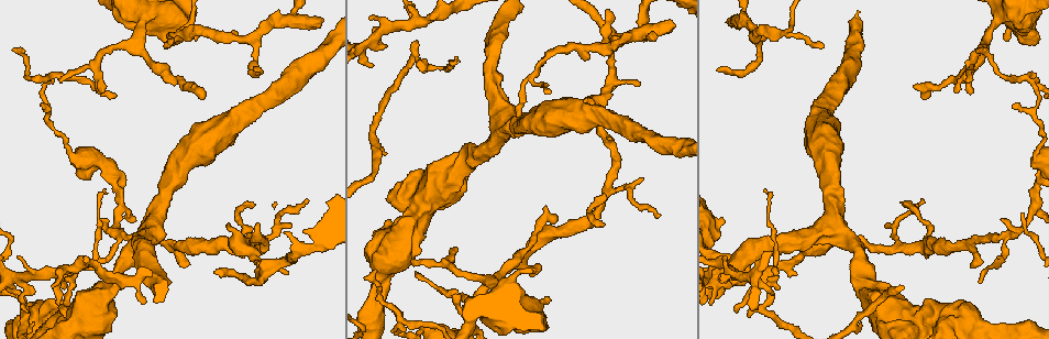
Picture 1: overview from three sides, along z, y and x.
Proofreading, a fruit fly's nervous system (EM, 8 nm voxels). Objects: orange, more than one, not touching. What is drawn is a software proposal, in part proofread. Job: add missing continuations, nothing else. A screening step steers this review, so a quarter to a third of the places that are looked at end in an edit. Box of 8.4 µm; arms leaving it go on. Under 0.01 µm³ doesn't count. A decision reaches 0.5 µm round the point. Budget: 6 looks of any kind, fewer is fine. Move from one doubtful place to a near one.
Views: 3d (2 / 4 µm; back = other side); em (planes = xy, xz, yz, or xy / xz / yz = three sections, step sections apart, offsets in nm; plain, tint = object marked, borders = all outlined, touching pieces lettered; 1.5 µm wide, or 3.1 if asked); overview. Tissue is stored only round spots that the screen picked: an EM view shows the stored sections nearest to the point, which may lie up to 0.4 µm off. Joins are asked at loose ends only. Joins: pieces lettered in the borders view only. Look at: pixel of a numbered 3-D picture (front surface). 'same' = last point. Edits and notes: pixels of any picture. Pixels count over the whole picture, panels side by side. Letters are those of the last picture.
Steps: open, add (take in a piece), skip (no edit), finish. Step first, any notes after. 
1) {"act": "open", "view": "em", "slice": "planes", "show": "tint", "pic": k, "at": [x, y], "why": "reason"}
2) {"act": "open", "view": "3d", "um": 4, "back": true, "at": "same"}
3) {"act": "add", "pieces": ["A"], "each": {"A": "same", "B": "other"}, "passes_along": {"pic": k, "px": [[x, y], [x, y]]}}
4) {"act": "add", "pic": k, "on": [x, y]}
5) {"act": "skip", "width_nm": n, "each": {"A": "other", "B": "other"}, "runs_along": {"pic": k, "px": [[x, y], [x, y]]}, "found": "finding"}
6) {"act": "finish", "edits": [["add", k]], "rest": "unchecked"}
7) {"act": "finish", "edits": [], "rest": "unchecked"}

{"act": "open", "view": "em", "slice": "yz", "step": 8, "show": "tint", "pic": 1, "at": [100, 219], "why": "an open end"}

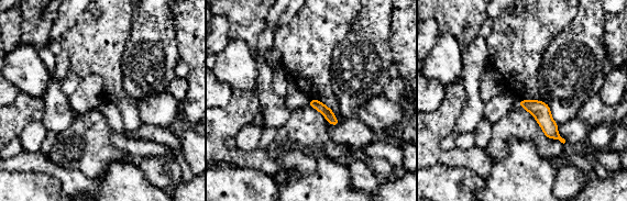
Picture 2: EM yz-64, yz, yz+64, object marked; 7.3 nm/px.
{"act": "open", "view": "em", "slice": "planes", "show": "borders", "at": "same"}

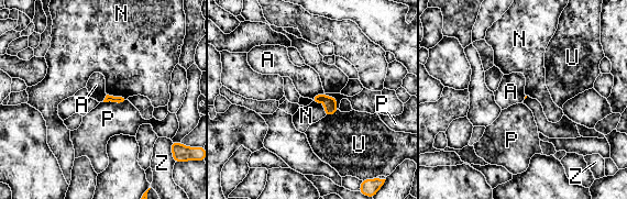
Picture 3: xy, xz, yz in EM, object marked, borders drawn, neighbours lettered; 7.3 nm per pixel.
{"act": "skip", "longest_contact_nm": ["P", 180], "each": {"A": "other", "N": "other", "P": "other", "U": "other", "Z": "other"}, "border": {"pic": 3, "px": [[323, 92], [317, 94], [311, 99]]}, "found": "none of them fits"}

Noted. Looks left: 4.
{"act": "open", "view": "em", "slice": "planes", "show": "borders", "pic": 1, "at": [23, 53], "why": "an open end"}

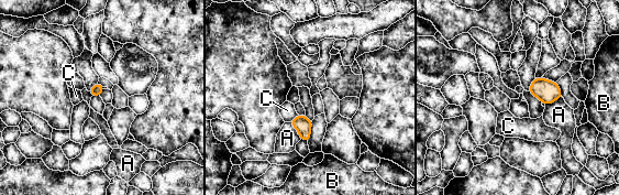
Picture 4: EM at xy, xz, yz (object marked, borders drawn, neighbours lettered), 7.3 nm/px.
{"act": "skip", "longest_contact_nm": ["A", 150], "each": {"A": "other", "B": "other", "C": "other"}, "border": {"pic": 4, "px": [[298, 115], [289, 121]]}, "found": "no lettered piece goes on from it"}

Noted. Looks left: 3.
{"act": "open", "view": "em", "slice": "planes", "show": "borders", "pic": 1, "at": [674, 28], "why": "free end"}

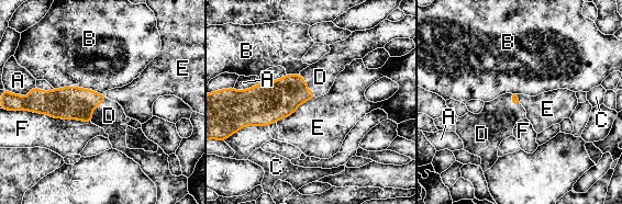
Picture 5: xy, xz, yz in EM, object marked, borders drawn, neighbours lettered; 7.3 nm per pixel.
{"act": "add", "pieces": ["D"], "longest_contact_nm": ["F", 500], "each": {"A": "other", "B": "other", "C": "other", "D": "same", "E": "other", "F": "other"}, "passes_along": {"pic": 5, "px": [[69, 102], [95, 109], [109, 115]]}, "found": "it goes on there"}

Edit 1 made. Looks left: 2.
{"act": "finish", "edits": [["add", 5]], "rest": "unchecked"}

